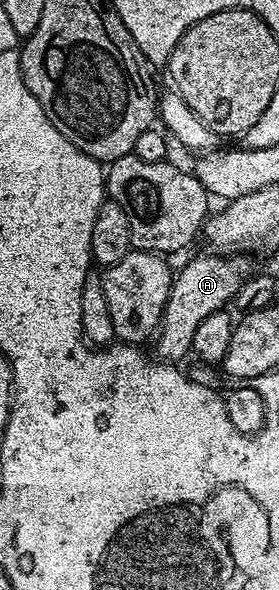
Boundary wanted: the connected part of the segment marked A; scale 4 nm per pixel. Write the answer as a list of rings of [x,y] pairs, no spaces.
[[[233,256],[213,257],[217,258],[193,258],[181,271],[176,271],[161,317],[161,325],[155,335],[158,359],[170,364],[180,363],[180,358],[185,353],[190,353],[195,328],[199,328],[200,322],[207,320],[211,312],[226,309],[236,299],[243,281],[240,264]]]

